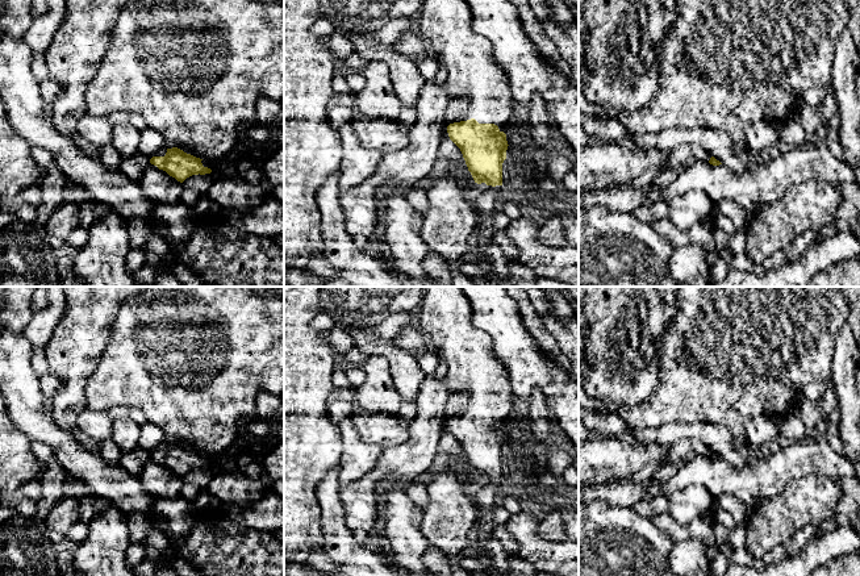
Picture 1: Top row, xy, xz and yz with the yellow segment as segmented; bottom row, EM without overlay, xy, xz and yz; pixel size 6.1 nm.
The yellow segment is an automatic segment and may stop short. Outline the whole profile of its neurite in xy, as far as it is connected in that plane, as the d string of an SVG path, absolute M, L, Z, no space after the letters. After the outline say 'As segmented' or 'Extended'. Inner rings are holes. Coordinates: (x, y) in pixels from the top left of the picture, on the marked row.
M172 146L162 147L150 159L150 163L156 166L159 170L166 171L180 183L192 175L214 172L214 166L209 160L196 158Z. Extended

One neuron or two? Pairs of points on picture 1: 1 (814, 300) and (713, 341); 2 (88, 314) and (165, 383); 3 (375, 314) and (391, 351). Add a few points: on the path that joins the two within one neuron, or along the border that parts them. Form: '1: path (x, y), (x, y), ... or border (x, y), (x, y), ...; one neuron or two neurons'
1: path (789, 300), (773, 300), (738, 336); one neuron
2: border (122, 305), (113, 321), (109, 341), (99, 363); two neurons
3: border (374, 328), (350, 328), (347, 330); two neurons

